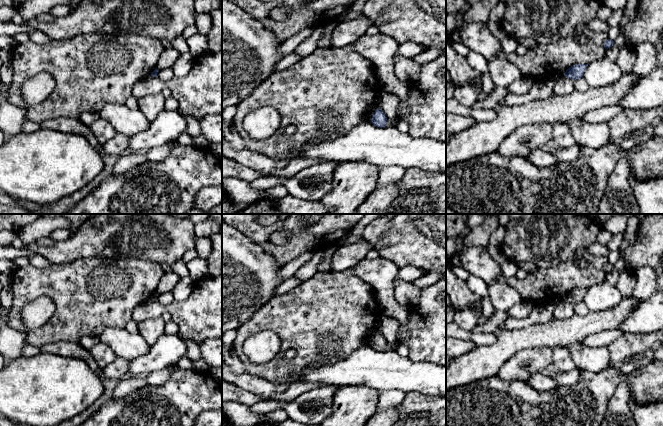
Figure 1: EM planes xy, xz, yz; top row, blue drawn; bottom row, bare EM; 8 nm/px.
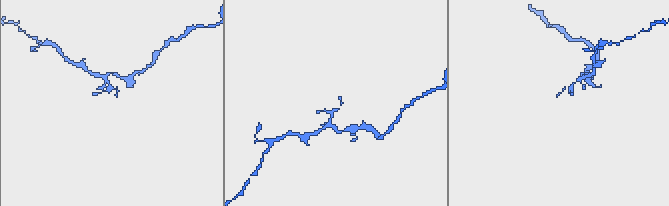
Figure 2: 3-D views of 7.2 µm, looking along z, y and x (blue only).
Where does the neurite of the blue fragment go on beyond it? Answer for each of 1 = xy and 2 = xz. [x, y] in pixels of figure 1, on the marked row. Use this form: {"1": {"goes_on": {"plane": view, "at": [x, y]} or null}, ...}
{"1": {"goes_on": null}, "2": {"goes_on": null}}

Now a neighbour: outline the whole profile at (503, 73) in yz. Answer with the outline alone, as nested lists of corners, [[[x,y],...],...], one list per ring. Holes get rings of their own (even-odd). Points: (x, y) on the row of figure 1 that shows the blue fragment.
[[[500,57],[488,61],[488,71],[494,86],[503,90],[518,79],[528,79],[536,82],[534,78],[523,75],[513,63]]]

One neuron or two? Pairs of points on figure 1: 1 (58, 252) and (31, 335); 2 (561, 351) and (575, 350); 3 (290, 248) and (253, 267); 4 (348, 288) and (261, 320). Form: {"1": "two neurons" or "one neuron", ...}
{"1": "two neurons", "2": "two neurons", "3": "two neurons", "4": "one neuron"}

